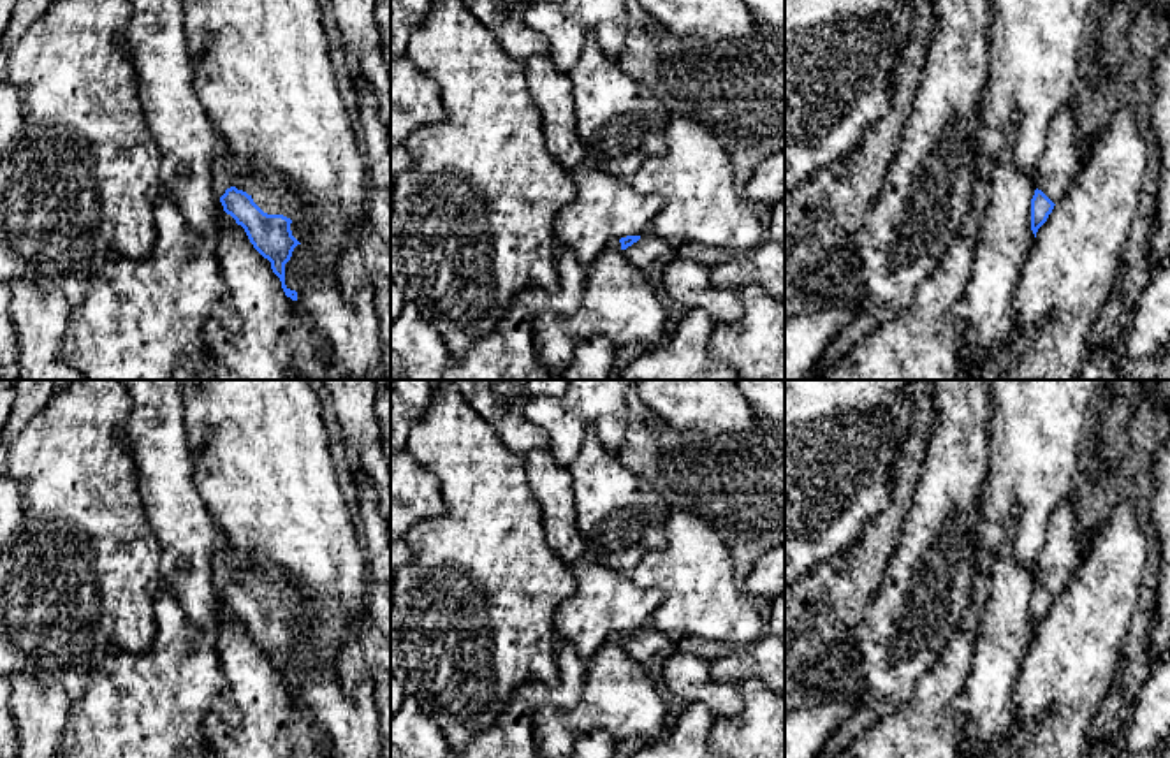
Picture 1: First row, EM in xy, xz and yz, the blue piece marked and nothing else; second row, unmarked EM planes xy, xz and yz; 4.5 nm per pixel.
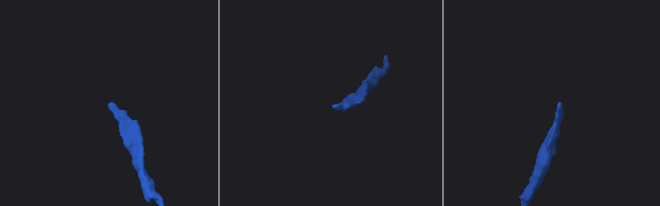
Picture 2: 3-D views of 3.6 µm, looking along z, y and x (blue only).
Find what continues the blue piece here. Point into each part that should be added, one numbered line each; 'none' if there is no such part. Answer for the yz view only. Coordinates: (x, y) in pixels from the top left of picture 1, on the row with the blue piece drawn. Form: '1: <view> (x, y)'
1: yz (1060, 162)

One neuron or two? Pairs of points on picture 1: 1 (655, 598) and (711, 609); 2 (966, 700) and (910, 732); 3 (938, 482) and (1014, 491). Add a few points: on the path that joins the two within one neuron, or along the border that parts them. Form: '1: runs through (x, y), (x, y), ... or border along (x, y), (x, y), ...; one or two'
1: border along (628, 577), (664, 593), (650, 625); two
2: border along (968, 672), (949, 706), (965, 720), (963, 739); two
3: border along (989, 447), (989, 473), (980, 498), (979, 528); two

